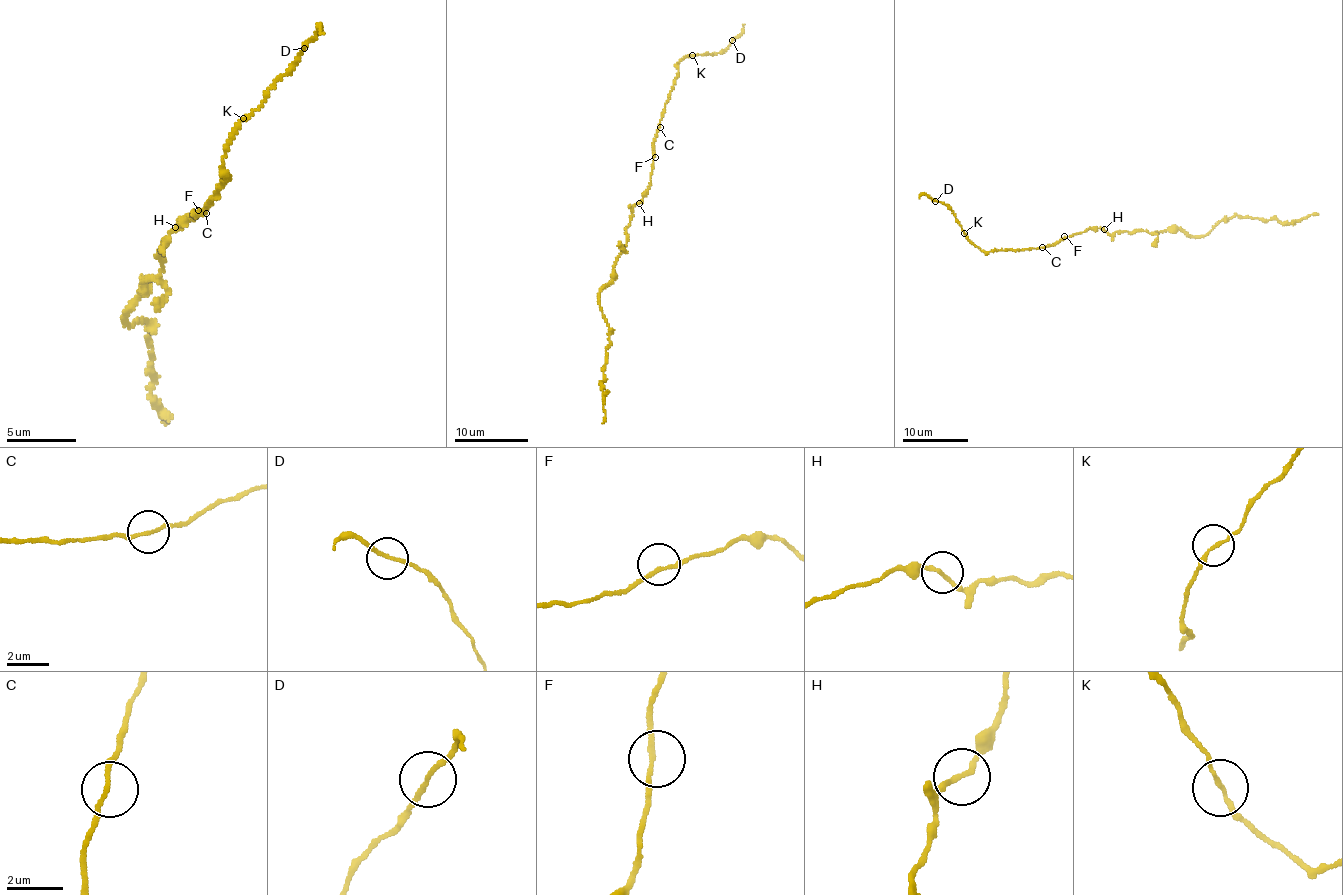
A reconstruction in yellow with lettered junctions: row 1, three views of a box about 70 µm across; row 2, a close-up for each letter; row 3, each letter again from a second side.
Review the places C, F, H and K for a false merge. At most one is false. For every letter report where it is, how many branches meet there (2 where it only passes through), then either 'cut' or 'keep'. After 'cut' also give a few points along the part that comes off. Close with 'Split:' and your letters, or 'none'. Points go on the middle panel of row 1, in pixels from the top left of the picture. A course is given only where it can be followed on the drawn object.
C: (660, 127) | 2 | keep
F: (655, 157) | 2 | keep
H: (639, 203) | 2 | keep
K: (692, 55) | 2 | cut | (692, 54), (706, 55), (724, 49), (744, 24)
Split: K

